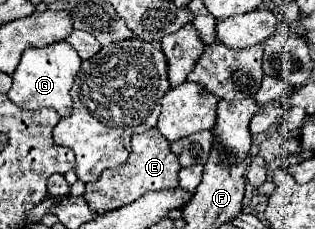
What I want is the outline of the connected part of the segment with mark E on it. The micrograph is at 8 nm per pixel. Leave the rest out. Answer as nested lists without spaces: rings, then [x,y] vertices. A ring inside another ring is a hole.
[[[148,129],[140,135],[132,137],[132,153],[126,163],[102,171],[98,181],[86,183],[84,199],[90,203],[94,213],[118,209],[136,201],[146,191],[160,191],[160,189],[176,189],[178,187],[178,171],[180,163],[170,151],[170,141],[158,133],[158,129]]]

